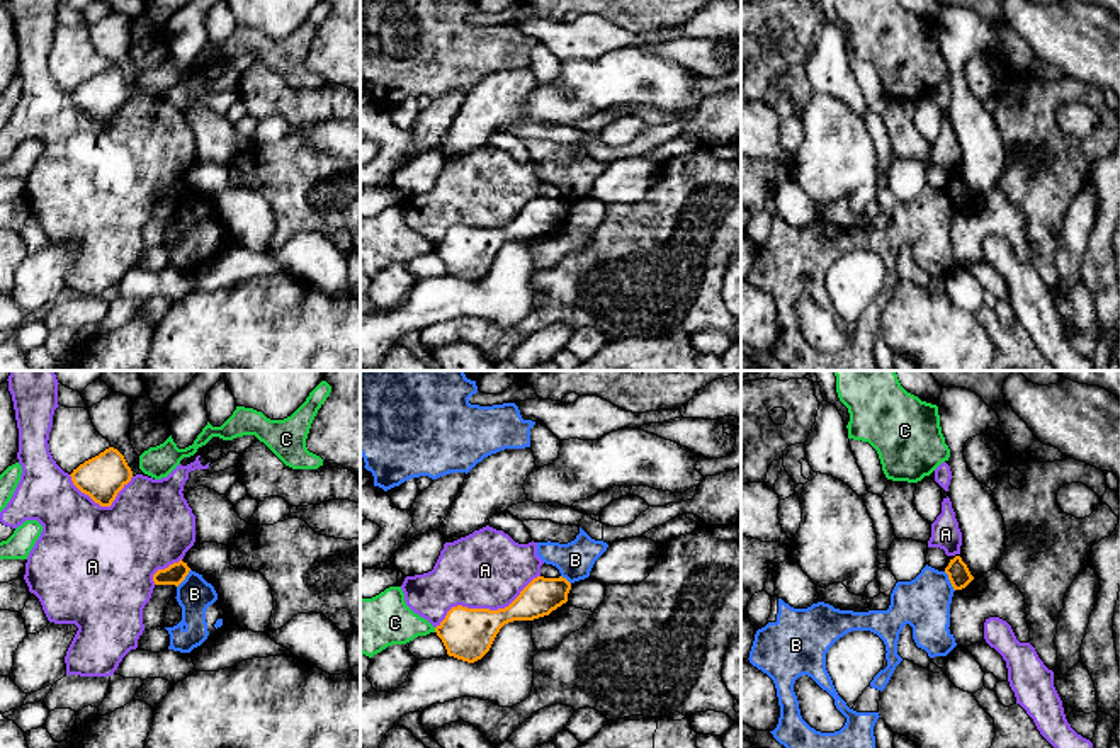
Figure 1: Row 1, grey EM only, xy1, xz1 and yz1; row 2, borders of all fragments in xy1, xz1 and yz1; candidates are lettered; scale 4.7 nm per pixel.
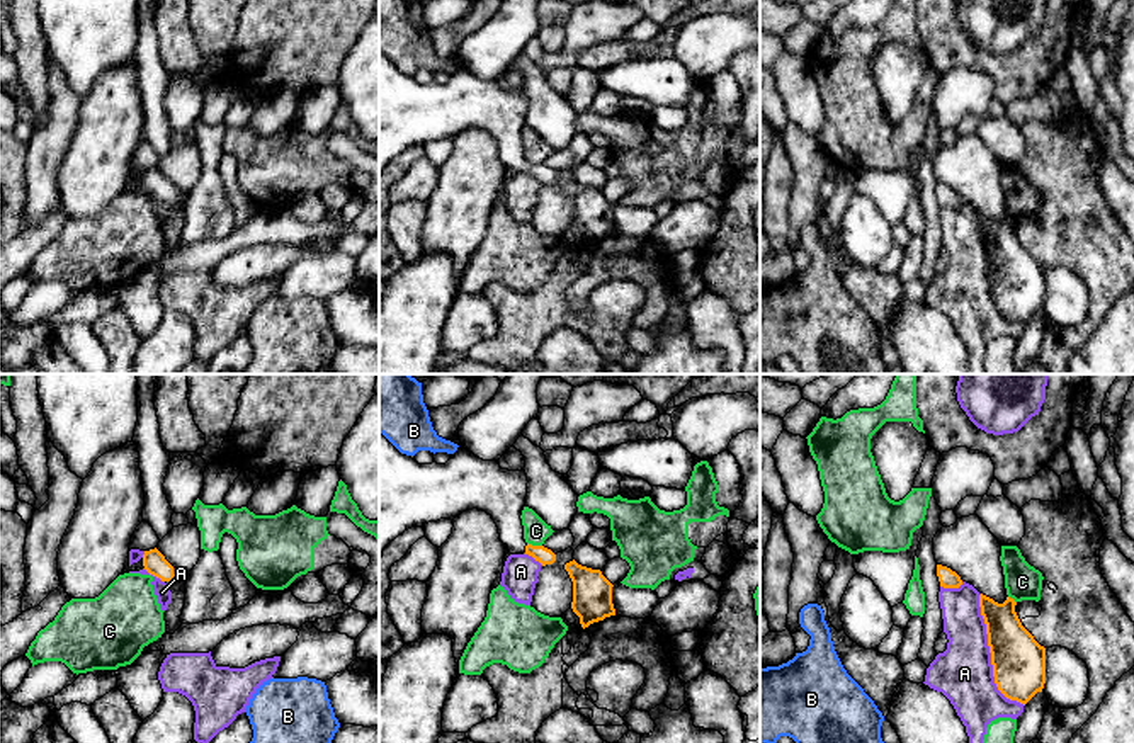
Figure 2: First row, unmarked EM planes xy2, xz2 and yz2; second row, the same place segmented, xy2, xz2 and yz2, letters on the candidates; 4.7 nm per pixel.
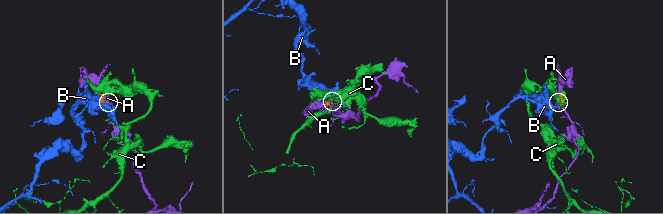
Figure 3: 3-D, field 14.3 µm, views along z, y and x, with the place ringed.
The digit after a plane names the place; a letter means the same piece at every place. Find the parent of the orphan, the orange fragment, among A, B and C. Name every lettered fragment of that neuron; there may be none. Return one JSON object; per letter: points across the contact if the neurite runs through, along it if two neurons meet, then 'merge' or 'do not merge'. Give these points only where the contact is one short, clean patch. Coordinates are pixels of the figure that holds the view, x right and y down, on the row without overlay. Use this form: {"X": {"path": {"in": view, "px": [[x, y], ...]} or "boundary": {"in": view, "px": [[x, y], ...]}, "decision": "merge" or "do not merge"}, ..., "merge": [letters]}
{"A": {"decision": "do not merge"}, "B": {"boundary": {"in": "yz1", "px": [[944, 191], [954, 209]]}, "decision": "do not merge"}, "C": {"decision": "do not merge"}, "merge": []}

